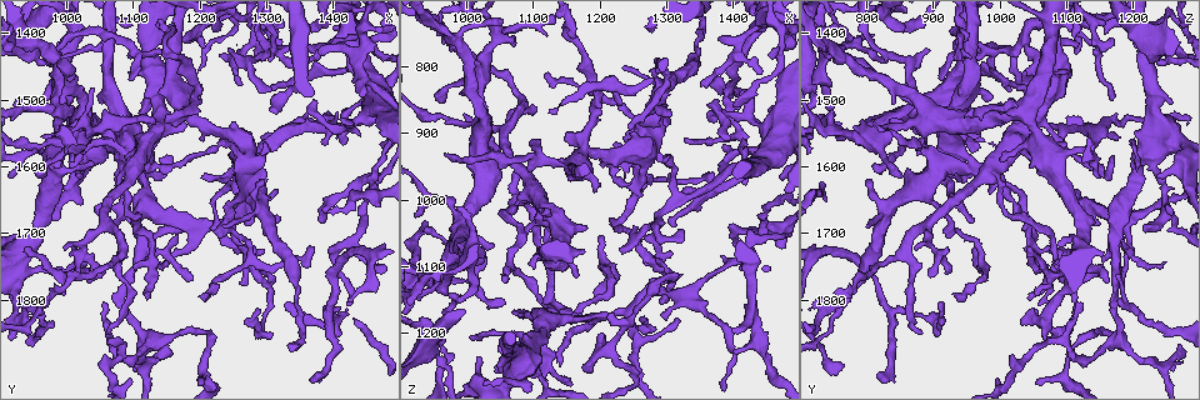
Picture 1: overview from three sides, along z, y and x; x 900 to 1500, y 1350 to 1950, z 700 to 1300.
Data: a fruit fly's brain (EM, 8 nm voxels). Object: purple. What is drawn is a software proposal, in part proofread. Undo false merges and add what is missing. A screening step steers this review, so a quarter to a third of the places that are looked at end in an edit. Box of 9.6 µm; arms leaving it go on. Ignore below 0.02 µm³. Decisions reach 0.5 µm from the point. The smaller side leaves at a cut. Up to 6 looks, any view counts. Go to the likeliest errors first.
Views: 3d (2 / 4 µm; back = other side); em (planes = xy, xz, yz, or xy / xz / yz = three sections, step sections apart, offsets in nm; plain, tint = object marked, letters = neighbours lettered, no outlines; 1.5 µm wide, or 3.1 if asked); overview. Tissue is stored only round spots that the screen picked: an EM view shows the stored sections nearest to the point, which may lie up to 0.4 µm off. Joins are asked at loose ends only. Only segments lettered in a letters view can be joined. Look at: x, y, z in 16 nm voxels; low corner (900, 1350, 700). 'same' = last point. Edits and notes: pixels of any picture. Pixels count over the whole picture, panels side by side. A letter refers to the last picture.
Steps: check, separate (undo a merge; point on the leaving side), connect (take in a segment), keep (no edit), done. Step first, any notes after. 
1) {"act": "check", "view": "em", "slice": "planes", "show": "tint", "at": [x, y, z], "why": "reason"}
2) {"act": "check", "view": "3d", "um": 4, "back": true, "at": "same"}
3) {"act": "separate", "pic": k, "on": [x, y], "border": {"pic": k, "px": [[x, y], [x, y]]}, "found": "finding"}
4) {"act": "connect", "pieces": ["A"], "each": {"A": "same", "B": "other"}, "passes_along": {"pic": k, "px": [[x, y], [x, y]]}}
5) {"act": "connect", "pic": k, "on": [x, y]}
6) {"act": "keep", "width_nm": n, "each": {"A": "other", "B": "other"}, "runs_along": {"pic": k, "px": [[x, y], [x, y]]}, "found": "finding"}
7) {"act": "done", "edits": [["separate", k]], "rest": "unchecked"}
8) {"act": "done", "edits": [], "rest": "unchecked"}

{"act": "check", "view": "em", "slice": "planes", "show": "letters", "at": [1290, 1850, 1095], "why": "abrupt turn"}

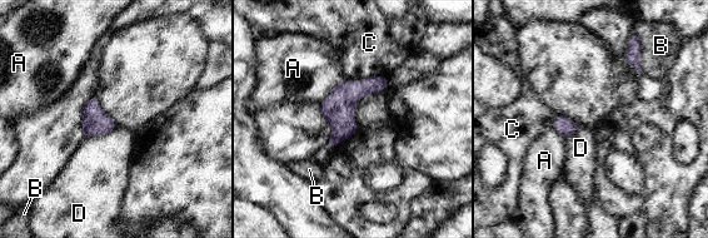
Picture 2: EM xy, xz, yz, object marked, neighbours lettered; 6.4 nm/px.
{"act": "keep", "width_nm": 180, "each": {"A": "other", "B": "other", "C": "other", "D": "other"}, "border": {"pic": 2, "px": [[116, 127], [84, 139]]}, "found": "continuous, no second cell"}

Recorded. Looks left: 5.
{"act": "check", "view": "em", "slice": "planes", "show": "letters", "at": [1300, 1565, 885], "why": "an open end"}

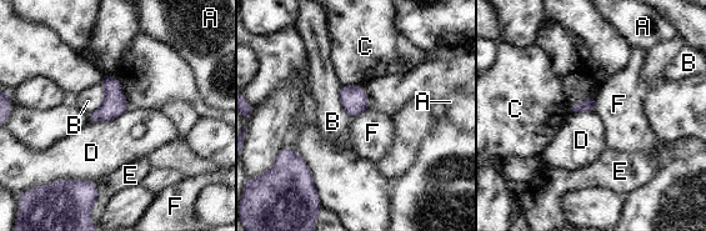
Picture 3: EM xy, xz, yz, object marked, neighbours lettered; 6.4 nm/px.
{"act": "keep", "each": {"A": "other", "B": "other", "C": "other", "D": "other", "E": "other", "F": "other"}, "border": {"pic": 3, "px": [[101, 84], [103, 101], [88, 115]]}, "found": "no lettered segment goes on from it"}

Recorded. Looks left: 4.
{"act": "check", "view": "em", "slice": "xz", "step": 8, "show": "tint", "at": [1060, 1850, 885], "why": "tapers out"}

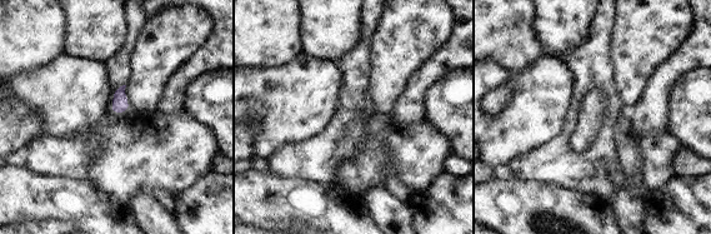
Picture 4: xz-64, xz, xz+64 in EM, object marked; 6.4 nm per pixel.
{"act": "check", "view": "em", "slice": "planes", "show": "letters", "at": "same", "why": "cut it another way"}

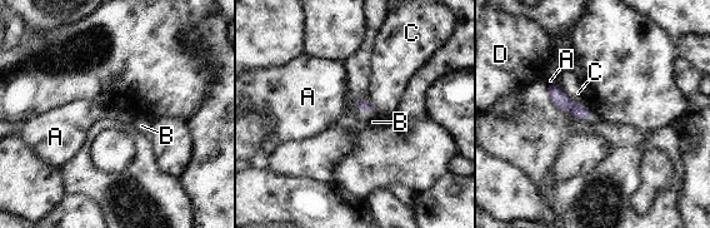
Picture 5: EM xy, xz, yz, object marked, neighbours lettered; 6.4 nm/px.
{"act": "keep", "each": {"A": "other", "B": "other", "C": "other", "D": "other"}, "runs_along": {"pic": 5, "px": [[549, 89], [566, 105], [586, 115]]}, "found": "none of them fits"}

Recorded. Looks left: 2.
{"act": "done", "edits": [], "rest": "unchecked"}

